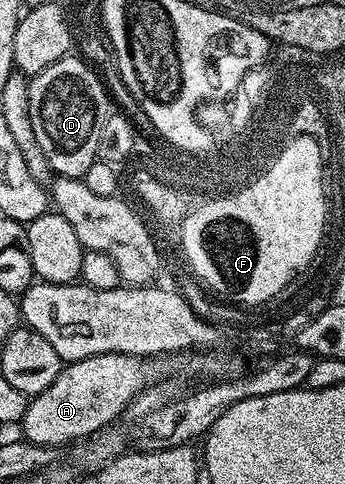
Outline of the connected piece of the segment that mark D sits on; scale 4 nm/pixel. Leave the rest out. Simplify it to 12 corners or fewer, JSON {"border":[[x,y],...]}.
{"border":[[77,55],[29,81],[31,127],[54,174],[98,160],[111,97]]}

